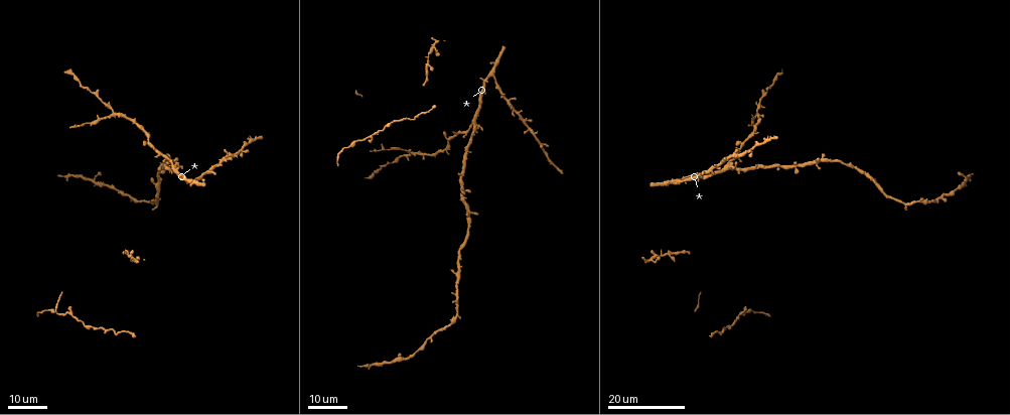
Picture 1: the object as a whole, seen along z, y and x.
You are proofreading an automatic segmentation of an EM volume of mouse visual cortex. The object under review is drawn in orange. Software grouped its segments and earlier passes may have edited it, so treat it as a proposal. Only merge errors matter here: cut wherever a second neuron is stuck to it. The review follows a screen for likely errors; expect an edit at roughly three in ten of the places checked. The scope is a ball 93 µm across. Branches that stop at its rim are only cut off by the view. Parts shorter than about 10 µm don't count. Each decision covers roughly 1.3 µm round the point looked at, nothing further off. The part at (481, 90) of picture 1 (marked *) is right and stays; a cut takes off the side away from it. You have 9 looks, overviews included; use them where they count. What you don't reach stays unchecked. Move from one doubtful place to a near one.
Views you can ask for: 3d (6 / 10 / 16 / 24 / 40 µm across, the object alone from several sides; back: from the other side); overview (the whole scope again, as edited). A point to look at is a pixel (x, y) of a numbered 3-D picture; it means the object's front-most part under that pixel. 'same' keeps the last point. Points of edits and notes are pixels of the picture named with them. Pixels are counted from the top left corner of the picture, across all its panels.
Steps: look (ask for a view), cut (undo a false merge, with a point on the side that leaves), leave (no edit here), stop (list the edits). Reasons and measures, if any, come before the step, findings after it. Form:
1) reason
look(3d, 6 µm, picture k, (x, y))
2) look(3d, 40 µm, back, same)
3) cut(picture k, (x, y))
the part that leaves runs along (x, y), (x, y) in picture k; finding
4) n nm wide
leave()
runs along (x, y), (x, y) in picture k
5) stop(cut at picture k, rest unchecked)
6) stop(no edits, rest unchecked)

thick turns thin
look(3d, 16 µm, picture 1, (194, 181))

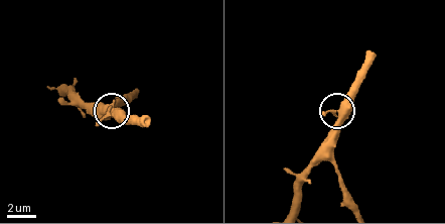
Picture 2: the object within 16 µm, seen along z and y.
look(3d, 10 µm, picture 2, (340, 118))

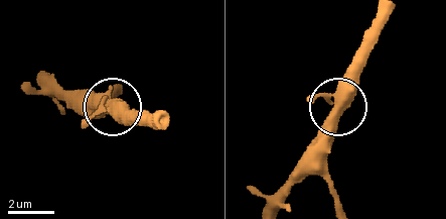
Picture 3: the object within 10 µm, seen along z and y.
leave()
all the same neuron

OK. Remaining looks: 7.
four or more arms meet
look(3d, 16 µm, picture 1, (173, 165))

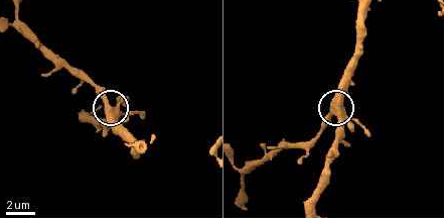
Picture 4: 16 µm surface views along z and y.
look(3d, 10 µm, picture 4, (334, 112))

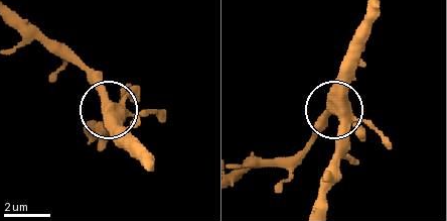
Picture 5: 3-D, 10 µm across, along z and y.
leave()
one neuron here

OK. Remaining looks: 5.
four-way junction
look(3d, 16 µm, picture 1, (667, 255))

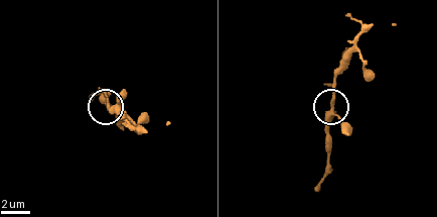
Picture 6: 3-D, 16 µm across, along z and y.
look(3d, 6 µm, picture 6, (334, 115))

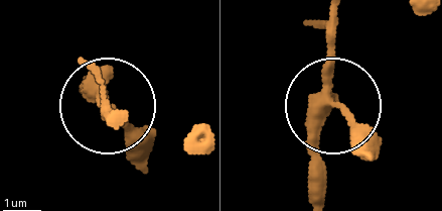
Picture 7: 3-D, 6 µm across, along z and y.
340 nm wide
leave()
one neuron here

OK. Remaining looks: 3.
looks like a crossing
look(3d, 24 µm, picture 1, (413, 152))

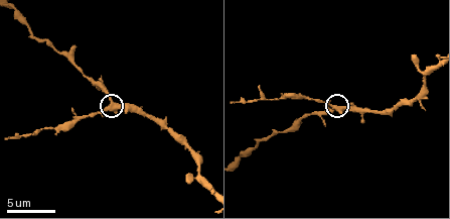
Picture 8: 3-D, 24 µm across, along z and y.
look(3d, 6 µm, picture 8, (110, 103))

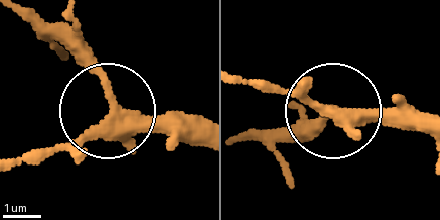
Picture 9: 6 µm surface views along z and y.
340 nm wide
leave()
runs along (198, 147), (112, 115), (38, 163) in picture 9; one neuron here

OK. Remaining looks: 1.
stop(no edits, rest unchecked)

